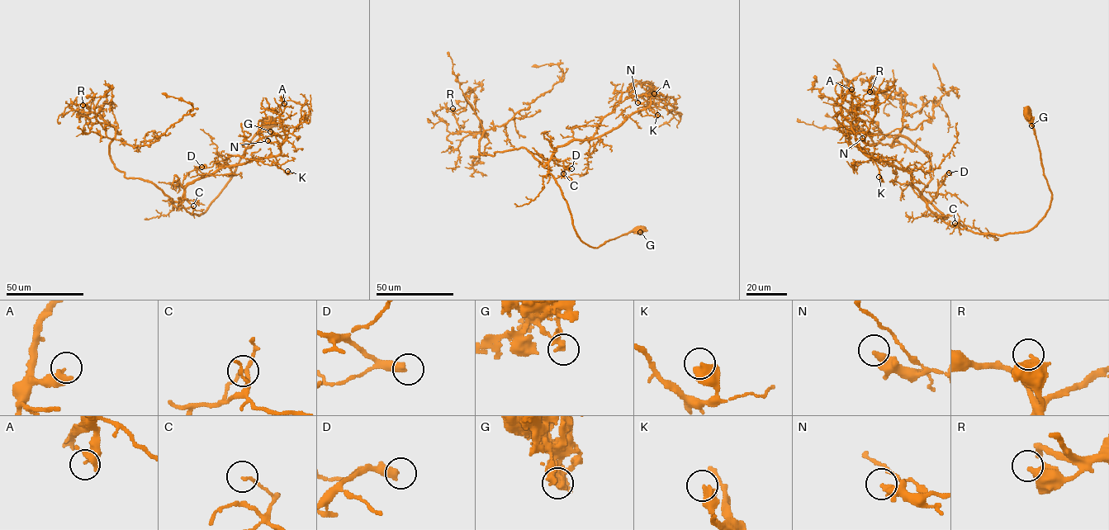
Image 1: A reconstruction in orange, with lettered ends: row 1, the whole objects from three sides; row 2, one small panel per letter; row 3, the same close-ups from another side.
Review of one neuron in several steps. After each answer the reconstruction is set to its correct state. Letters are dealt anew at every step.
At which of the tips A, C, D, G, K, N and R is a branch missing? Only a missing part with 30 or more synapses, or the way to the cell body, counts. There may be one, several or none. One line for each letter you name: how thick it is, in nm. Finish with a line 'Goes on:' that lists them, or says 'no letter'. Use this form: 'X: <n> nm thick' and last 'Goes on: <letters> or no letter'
D: 420 nm thick
Goes on: D

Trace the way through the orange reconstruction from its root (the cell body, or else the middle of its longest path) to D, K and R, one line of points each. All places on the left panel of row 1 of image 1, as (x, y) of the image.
D: (268, 123), (251, 141), (221, 192), (197, 215), (178, 208), (178, 201), (185, 176), (201, 167)
K: (268, 123), (202, 214), (178, 208), (188, 184), (220, 167), (273, 157), (278, 166), (287, 171)
R: (268, 123), (221, 192), (197, 215), (178, 208), (151, 182), (126, 178), (109, 153), (116, 128), (82, 105)

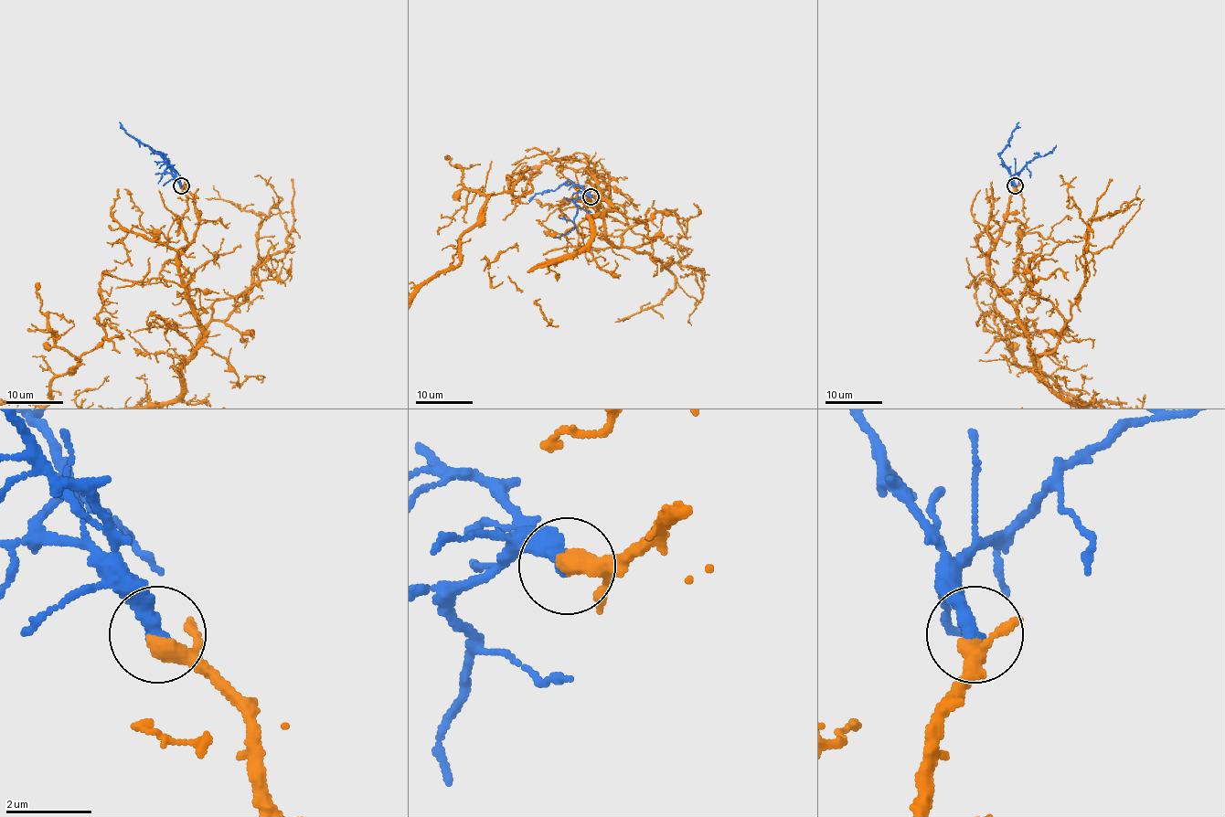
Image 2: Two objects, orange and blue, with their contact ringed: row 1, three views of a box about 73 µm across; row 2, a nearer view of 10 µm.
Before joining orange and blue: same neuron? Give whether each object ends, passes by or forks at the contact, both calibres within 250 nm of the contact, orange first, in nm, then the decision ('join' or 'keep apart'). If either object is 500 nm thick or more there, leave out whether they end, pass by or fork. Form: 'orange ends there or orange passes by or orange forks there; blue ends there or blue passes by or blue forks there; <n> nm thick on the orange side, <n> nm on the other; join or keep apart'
orange passes by; blue ends there; 320 nm thick on the orange side, 360 nm on the other; join

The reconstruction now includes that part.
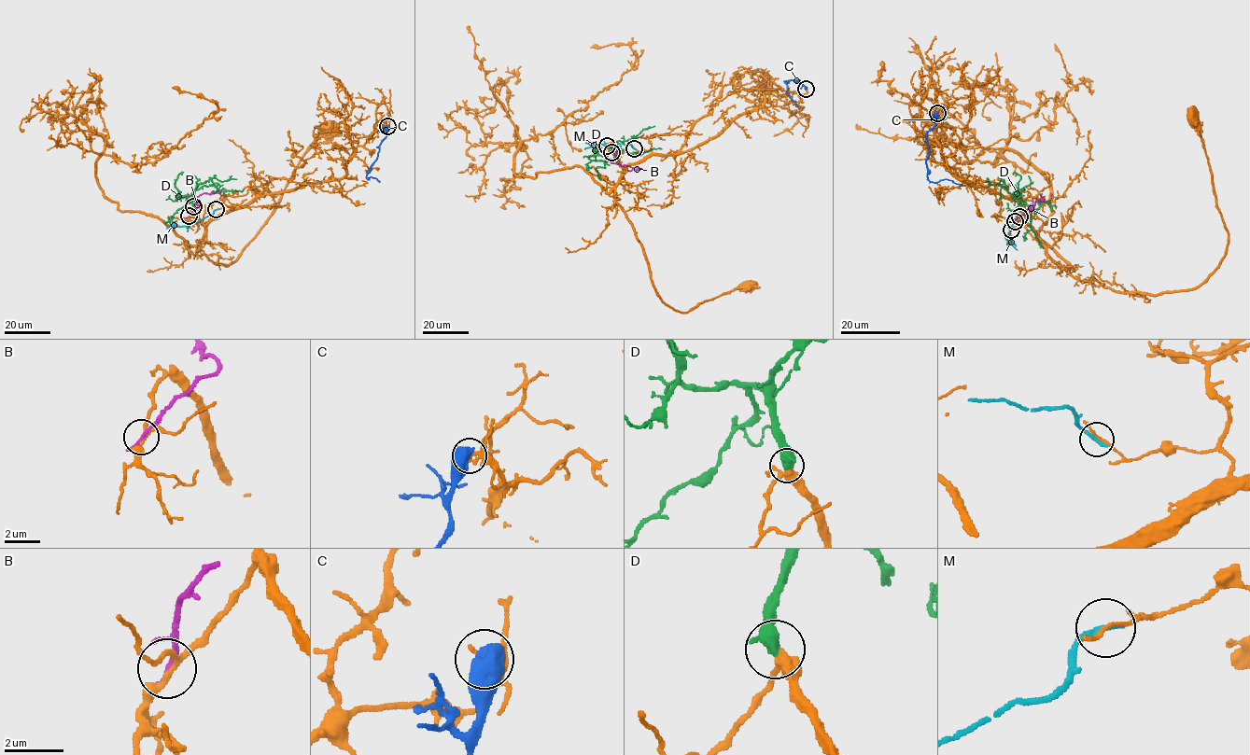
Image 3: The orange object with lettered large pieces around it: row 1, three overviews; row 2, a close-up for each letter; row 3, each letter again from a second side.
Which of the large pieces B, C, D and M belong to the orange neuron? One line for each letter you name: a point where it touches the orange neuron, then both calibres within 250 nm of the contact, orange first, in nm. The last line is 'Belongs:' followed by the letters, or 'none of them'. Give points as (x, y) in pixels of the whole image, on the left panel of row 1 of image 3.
D: contact (193, 206); calibres 280 and 600 nm
Belongs: D

